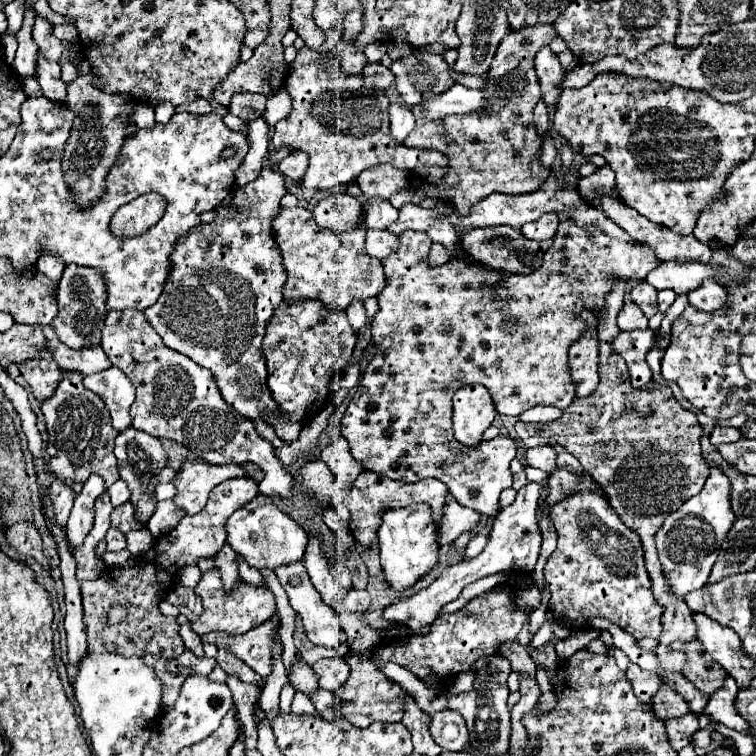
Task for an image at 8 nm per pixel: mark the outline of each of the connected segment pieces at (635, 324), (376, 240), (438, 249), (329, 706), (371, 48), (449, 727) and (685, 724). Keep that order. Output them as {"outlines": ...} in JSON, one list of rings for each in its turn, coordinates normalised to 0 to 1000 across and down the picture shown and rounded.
{"outlines":[[[[829,398],[816,417],[816,430],[821,438],[856,435],[856,425],[858,425],[856,417],[851,417],[851,411],[845,406],[840,406],[840,401],[835,401],[835,398]]],[[[485,306],[485,332],[491,340],[509,343],[522,327],[528,327],[528,311],[517,311],[517,306]]],[[[573,321],[570,324],[570,329],[567,329],[567,348],[570,348],[570,353],[578,353],[578,351],[586,351],[586,348],[591,348],[594,345],[594,340],[597,340],[597,335],[589,329],[589,327],[583,327],[583,324],[578,324],[578,321]]],[[[422,911],[417,919],[414,919],[414,933],[419,935],[419,940],[425,943],[427,951],[433,954],[440,954],[440,917],[430,914],[430,911]]],[[[496,54],[496,57],[488,57],[480,67],[483,67],[485,83],[496,83],[496,81],[504,81],[504,75],[512,70],[512,62],[507,57]]],[[[578,940],[570,948],[567,959],[573,980],[586,991],[586,993],[615,993],[623,988],[620,967],[612,956],[612,948],[604,940]]],[[[911,940],[903,948],[893,948],[882,954],[882,972],[885,972],[885,983],[893,993],[903,991],[906,985],[911,985],[914,972],[925,964],[922,956],[922,946],[917,940]]]]}

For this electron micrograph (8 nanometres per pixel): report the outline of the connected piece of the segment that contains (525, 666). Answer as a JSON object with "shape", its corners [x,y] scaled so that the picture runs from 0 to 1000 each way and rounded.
{"shape":[[[684,848],[663,851],[663,853],[660,853],[660,864],[673,872],[676,885],[679,885],[687,896],[708,898],[708,893],[710,893],[710,880],[708,880],[708,874],[702,872],[702,866],[700,866],[700,861],[697,861],[694,853],[687,853]]]}

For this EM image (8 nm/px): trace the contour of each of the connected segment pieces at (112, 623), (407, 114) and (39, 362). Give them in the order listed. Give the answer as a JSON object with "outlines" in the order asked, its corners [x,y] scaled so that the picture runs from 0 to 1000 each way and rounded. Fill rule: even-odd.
{"outlines":[[[[147,800],[147,806],[144,806],[144,811],[142,811],[142,829],[155,829],[155,827],[160,827],[165,819],[168,819],[168,803],[163,803],[163,800]]],[[[517,139],[515,152],[517,152],[517,181],[522,189],[533,189],[536,181],[549,168],[549,155],[546,155],[544,144],[533,142],[533,139]]],[[[57,470],[57,475],[41,475],[41,480],[28,480],[25,491],[44,515],[49,530],[60,530],[62,525],[67,525],[81,499],[81,488],[67,475],[67,470]]]]}

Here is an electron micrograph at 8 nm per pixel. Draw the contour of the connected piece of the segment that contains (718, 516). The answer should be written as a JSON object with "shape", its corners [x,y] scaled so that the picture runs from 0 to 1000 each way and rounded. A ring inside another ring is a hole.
{"shape":[[[940,618],[940,628],[930,642],[925,655],[909,660],[896,676],[890,676],[877,697],[866,705],[866,721],[872,724],[872,742],[877,750],[877,761],[882,761],[882,771],[888,771],[888,784],[906,792],[909,784],[922,782],[938,766],[940,750],[946,745],[946,734],[962,702],[972,689],[972,679],[967,676],[967,642],[954,618]]]}

